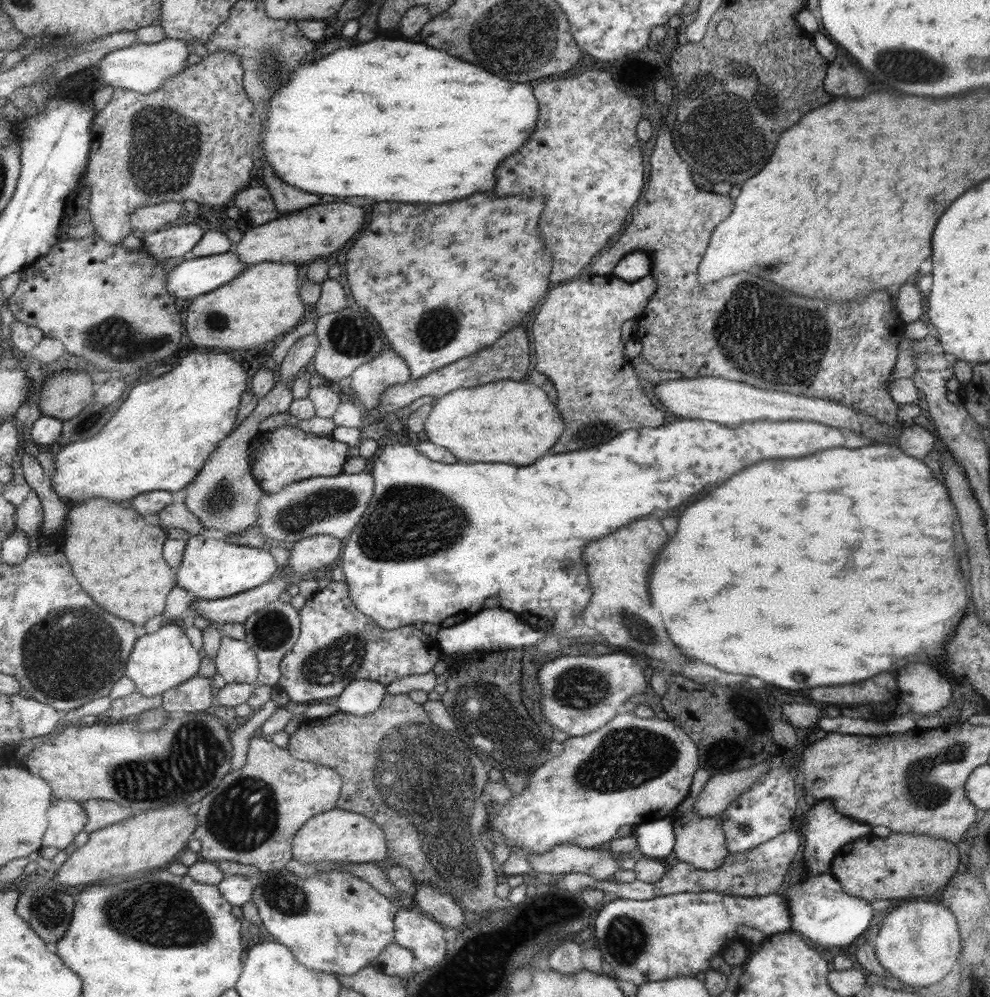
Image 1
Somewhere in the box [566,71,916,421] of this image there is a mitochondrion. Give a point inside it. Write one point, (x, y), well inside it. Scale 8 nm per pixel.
(771, 344)

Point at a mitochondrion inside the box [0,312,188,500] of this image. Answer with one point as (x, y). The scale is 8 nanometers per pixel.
(120, 342)

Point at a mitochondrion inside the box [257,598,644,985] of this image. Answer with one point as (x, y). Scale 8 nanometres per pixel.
(427, 778)

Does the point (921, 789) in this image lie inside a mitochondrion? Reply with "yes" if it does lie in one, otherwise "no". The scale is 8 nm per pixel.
yes

